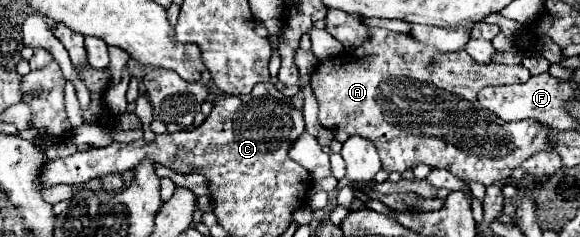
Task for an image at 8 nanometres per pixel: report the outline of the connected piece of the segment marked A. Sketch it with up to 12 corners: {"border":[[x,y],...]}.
{"border":[[369,27],[311,75],[321,125],[383,171],[493,185],[549,149],[477,65]]}

